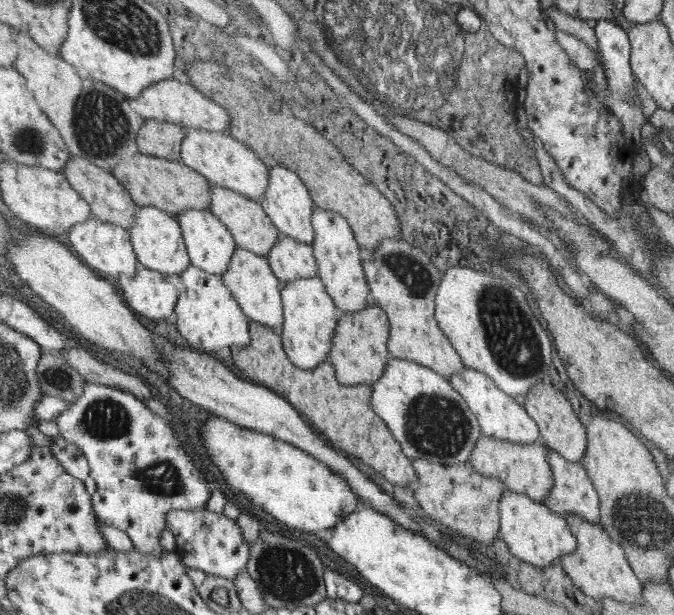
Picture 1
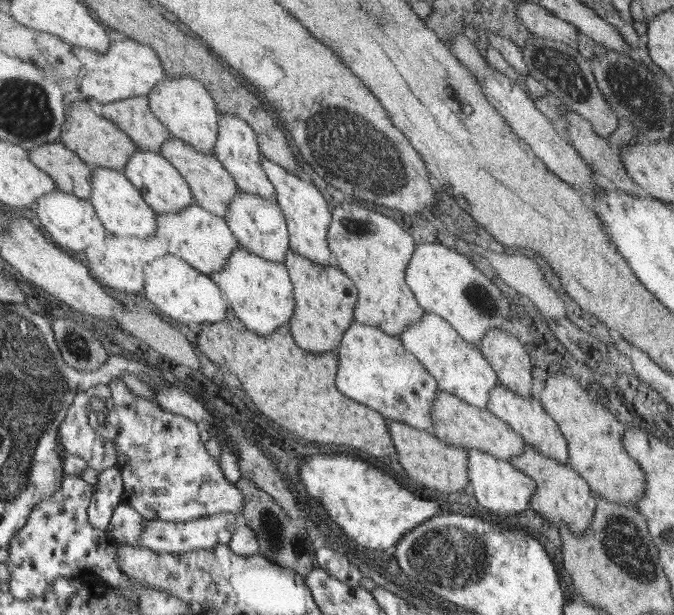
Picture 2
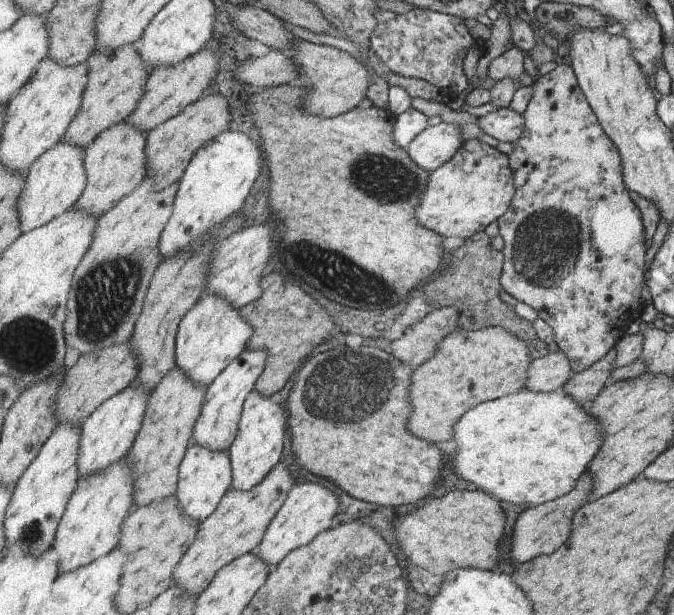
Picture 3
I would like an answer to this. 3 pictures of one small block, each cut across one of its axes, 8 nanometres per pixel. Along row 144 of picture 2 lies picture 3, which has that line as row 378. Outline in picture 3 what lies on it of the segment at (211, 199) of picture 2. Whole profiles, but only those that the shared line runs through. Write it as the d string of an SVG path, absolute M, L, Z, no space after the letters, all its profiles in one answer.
M178 366L167 373L151 394L148 414L127 460L136 476L136 507L169 498L178 492L180 466L194 438L209 386L196 383Z

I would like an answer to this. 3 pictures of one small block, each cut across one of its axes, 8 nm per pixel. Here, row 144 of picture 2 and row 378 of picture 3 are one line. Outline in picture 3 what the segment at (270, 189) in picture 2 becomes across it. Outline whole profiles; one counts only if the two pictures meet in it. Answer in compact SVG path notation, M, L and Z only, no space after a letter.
M246 349L213 381L208 388L200 420L194 429L193 441L214 451L229 449L236 441L244 404L249 393L256 388L268 365L269 354L265 349Z

